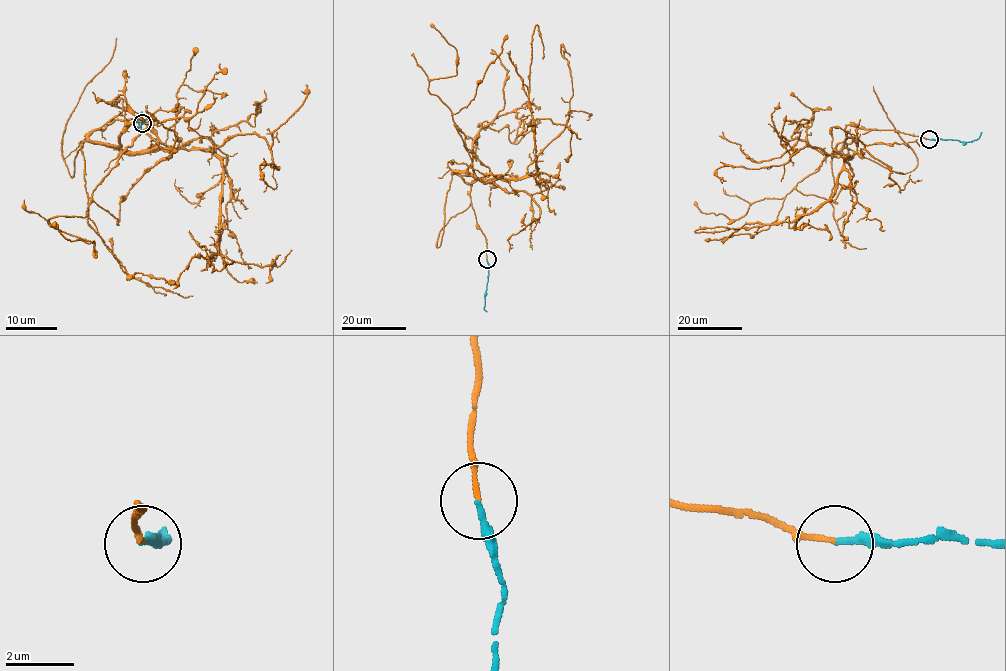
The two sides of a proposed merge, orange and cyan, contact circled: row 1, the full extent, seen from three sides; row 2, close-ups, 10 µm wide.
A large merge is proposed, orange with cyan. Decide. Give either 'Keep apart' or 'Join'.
Join

